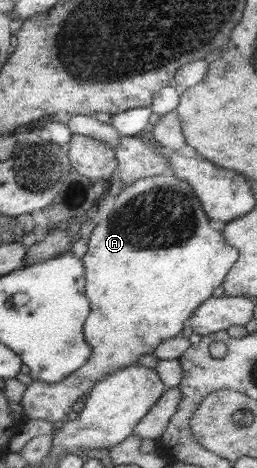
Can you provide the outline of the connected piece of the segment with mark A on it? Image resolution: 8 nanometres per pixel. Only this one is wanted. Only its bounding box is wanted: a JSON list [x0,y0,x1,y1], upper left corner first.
[21,171,240,426]

